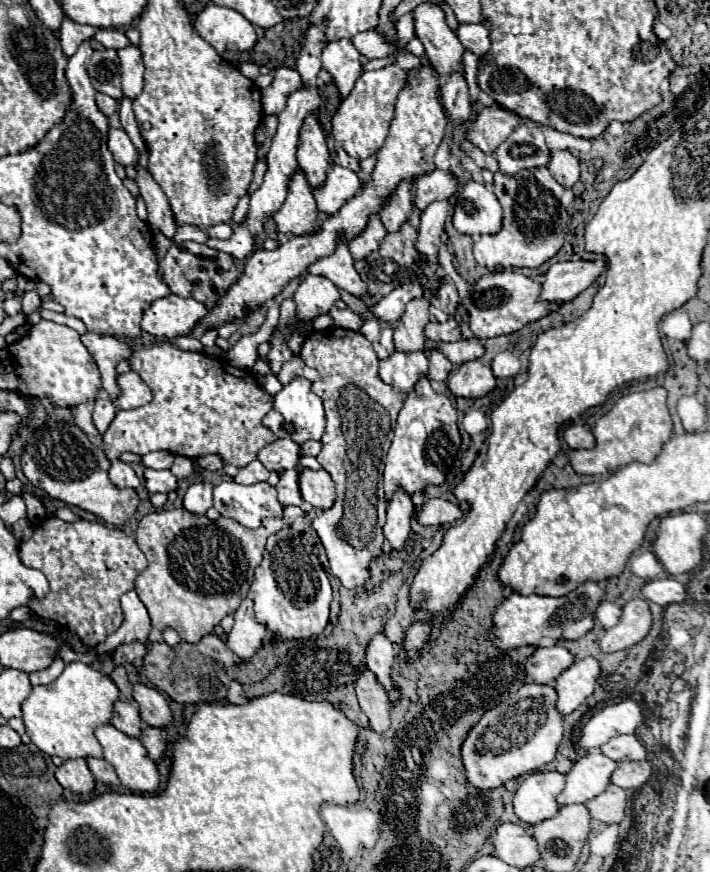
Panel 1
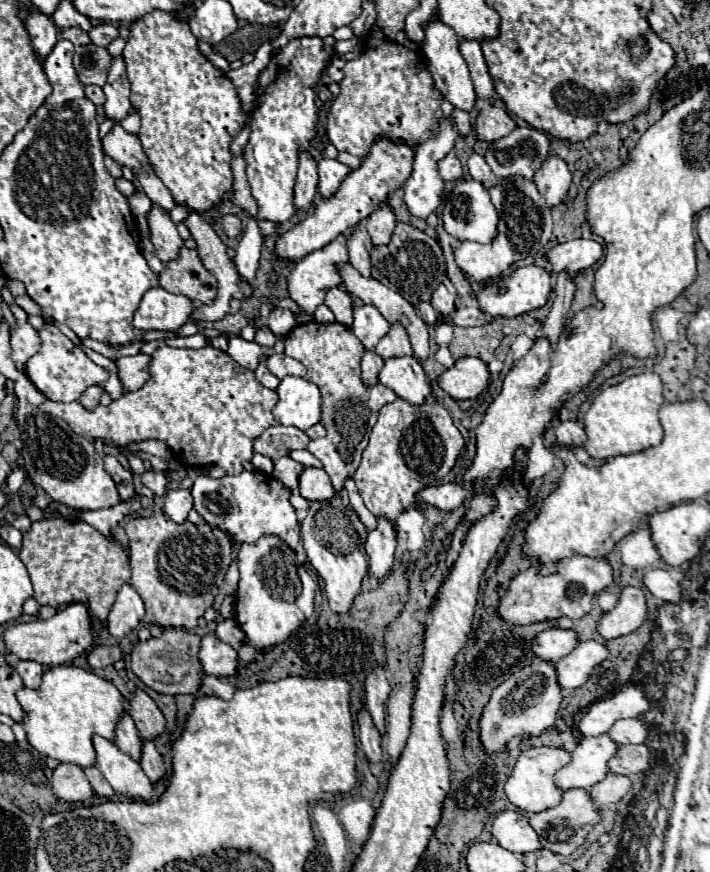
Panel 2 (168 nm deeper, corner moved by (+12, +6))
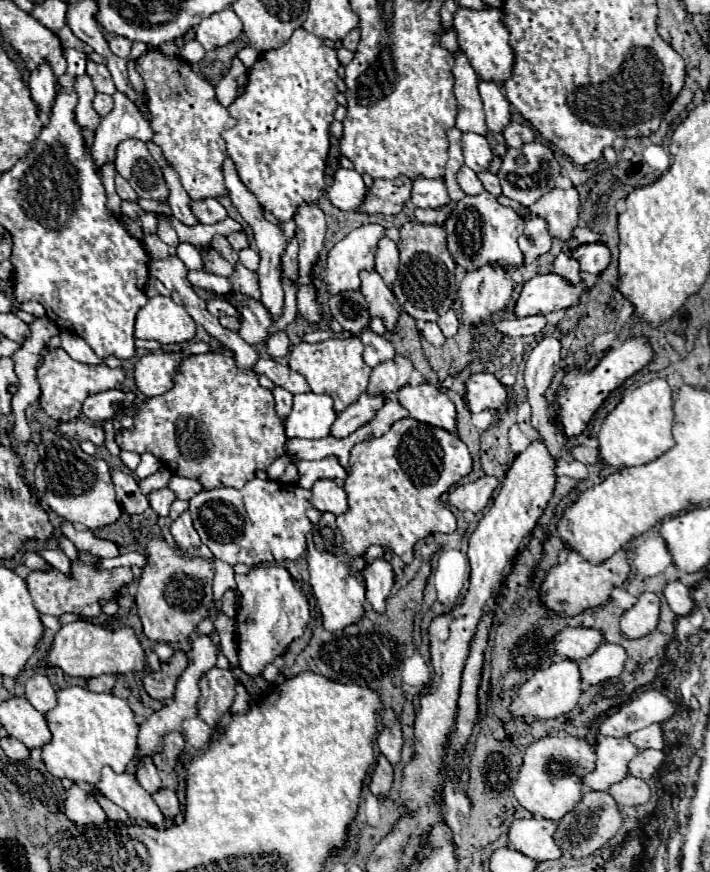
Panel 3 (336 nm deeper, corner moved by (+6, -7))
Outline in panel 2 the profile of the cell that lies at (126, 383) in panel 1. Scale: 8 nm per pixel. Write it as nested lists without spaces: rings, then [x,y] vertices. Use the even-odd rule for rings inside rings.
[[[142,353],[134,357],[122,357],[116,361],[124,393],[138,391],[150,379],[148,361],[150,361],[150,355],[142,355]]]

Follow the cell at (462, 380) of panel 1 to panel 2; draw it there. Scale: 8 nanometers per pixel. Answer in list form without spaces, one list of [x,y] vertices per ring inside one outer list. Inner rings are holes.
[[[462,357],[438,377],[438,385],[452,399],[474,399],[488,385],[488,367],[478,357]]]

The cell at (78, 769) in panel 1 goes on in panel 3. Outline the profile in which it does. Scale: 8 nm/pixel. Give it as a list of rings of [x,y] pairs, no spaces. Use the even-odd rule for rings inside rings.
[[[74,784],[68,790],[66,802],[64,802],[64,812],[66,816],[74,822],[74,824],[92,824],[92,826],[100,826],[106,822],[106,814],[100,808],[100,804],[96,802],[94,794],[80,788],[78,784]]]

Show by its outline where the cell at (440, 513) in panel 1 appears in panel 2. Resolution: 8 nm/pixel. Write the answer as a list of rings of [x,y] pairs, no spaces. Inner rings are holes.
[[[444,483],[444,485],[432,485],[432,487],[426,487],[422,489],[420,493],[420,499],[426,503],[426,505],[432,505],[440,511],[452,511],[456,507],[460,507],[466,499],[466,491],[462,485],[456,485],[456,483]]]

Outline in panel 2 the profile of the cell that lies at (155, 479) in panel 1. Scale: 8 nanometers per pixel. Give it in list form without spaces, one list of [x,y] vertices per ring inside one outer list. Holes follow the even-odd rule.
[[[148,469],[148,471],[144,471],[144,473],[140,475],[140,481],[142,481],[148,489],[152,489],[154,495],[164,495],[164,493],[166,493],[168,479],[166,479],[166,475],[160,473],[160,471]]]

